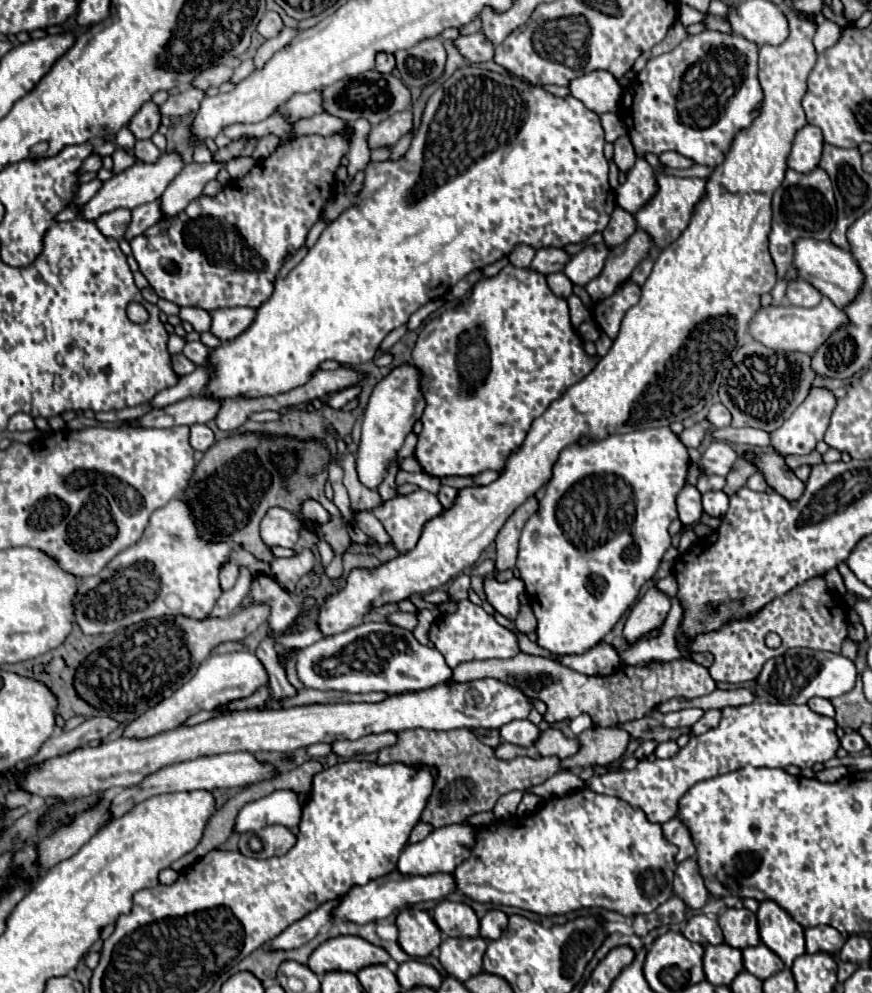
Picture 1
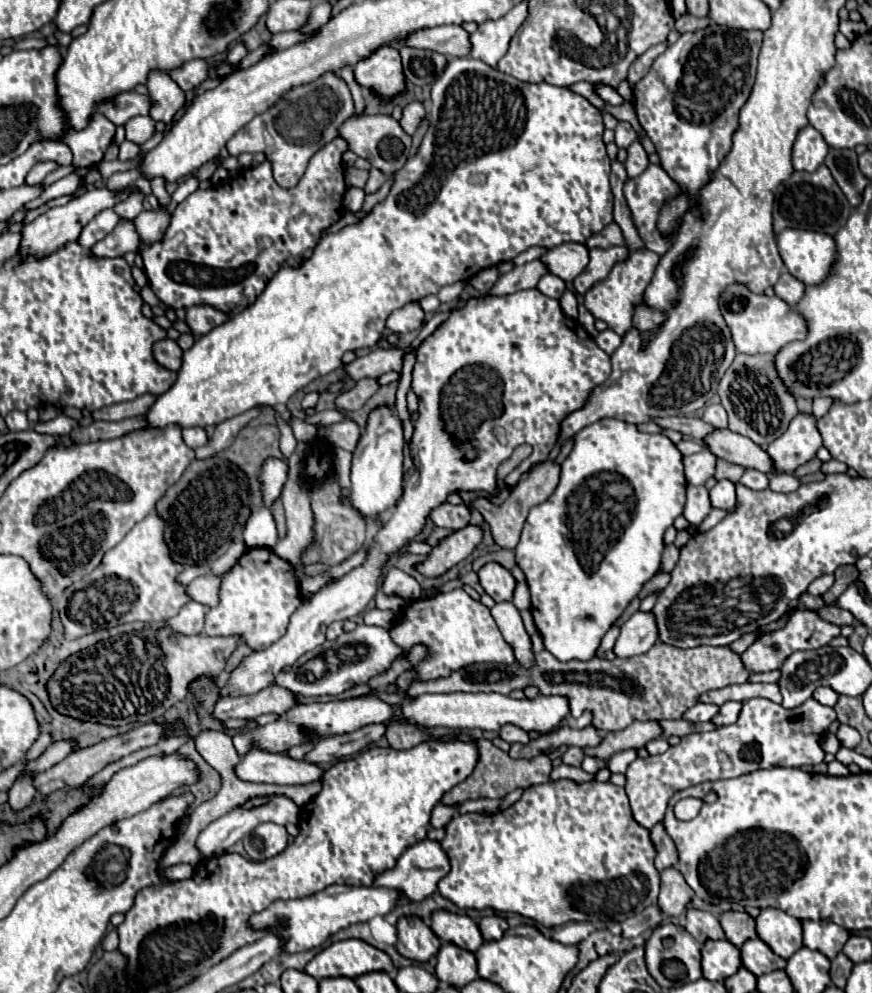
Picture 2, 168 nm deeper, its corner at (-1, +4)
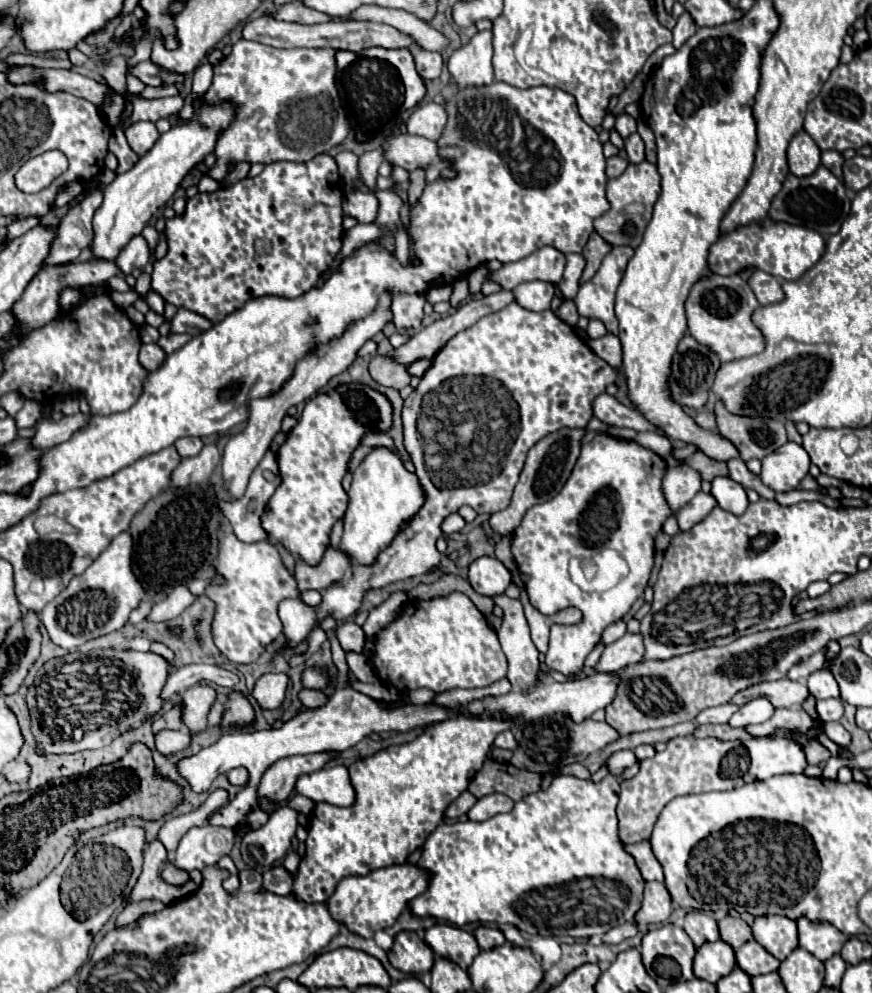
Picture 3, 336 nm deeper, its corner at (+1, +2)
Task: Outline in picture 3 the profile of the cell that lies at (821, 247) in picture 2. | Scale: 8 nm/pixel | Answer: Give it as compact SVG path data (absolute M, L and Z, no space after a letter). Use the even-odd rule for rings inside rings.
M752 222L748 226L738 226L732 232L720 234L718 242L710 246L708 270L712 274L730 276L748 268L764 270L782 280L798 280L806 270L810 270L824 254L826 242L816 230L804 226L788 226L786 222Z

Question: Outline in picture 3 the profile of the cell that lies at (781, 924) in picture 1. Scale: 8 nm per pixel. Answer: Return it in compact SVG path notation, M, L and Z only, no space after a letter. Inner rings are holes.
M760 916L752 924L756 942L760 942L774 958L784 960L794 948L798 948L796 922L784 916Z

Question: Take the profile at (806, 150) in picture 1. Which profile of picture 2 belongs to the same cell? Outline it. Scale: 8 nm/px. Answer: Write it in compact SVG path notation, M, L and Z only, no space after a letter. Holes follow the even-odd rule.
M806 126L798 132L798 138L794 142L794 150L792 150L794 170L814 172L824 162L826 154L828 154L828 144L824 136L816 128Z

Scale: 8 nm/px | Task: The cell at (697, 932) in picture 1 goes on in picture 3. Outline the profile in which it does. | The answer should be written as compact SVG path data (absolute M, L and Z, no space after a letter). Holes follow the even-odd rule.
M692 910L684 918L684 930L692 938L694 946L700 948L704 942L716 942L720 940L718 934L718 924L714 918L706 916L700 910Z

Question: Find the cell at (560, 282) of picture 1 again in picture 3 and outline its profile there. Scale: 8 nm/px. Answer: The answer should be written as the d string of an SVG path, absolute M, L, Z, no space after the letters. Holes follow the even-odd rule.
M524 282L516 286L512 294L518 306L524 306L532 312L540 312L550 308L550 302L554 298L554 286L550 282Z

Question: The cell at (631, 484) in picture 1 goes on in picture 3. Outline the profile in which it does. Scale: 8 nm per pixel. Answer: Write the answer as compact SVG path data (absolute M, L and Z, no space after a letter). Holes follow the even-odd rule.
M596 436L592 442L582 446L582 454L564 488L552 500L532 506L526 512L520 526L512 532L512 554L518 564L520 578L526 586L530 604L546 616L552 616L558 610L564 610L570 606L582 612L582 620L578 624L550 626L550 648L544 660L548 668L562 672L566 676L582 670L586 656L600 642L604 628L610 626L612 622L622 620L622 616L630 610L630 606L644 594L644 588L648 584L652 564L654 564L654 536L662 530L664 520L672 516L672 510L664 502L664 494L660 486L664 472L666 472L666 462L658 454L650 452L648 448L642 448L634 442L612 438L612 436ZM604 546L622 552L622 556L630 566L628 576L606 592L584 592L576 584L570 584L568 560L572 556L592 558Z

